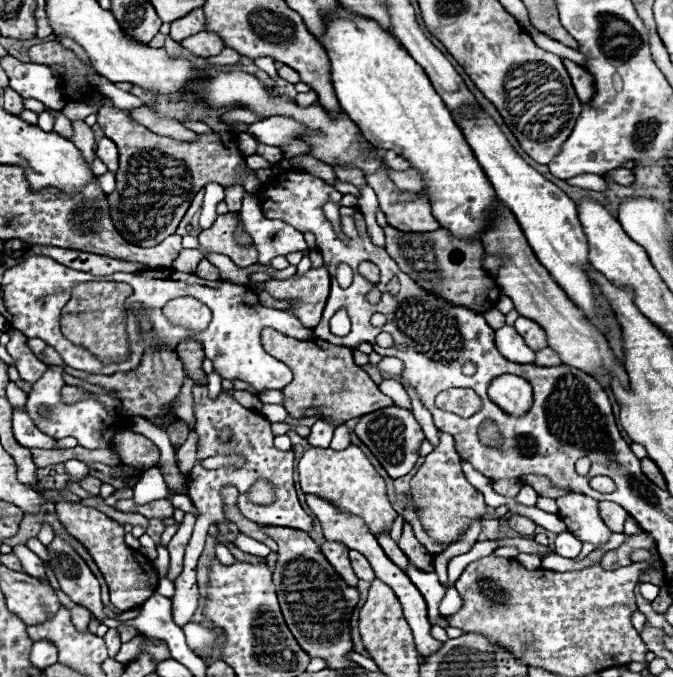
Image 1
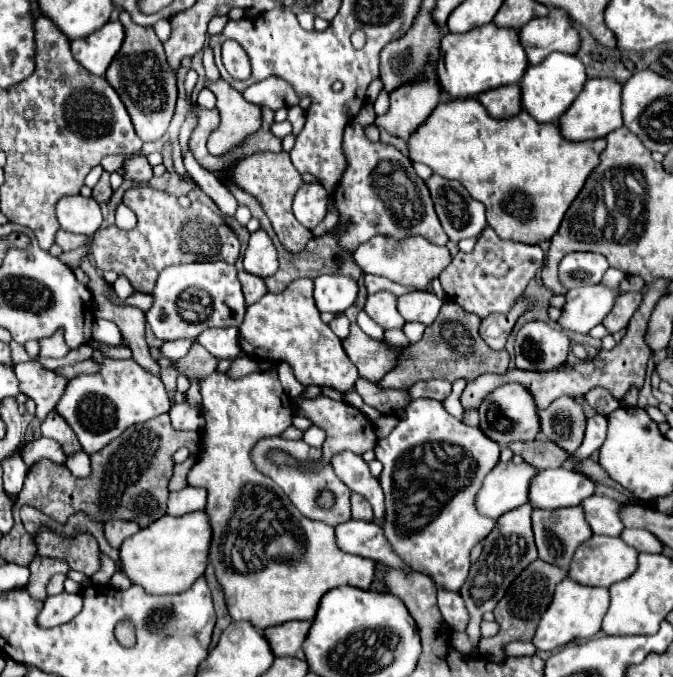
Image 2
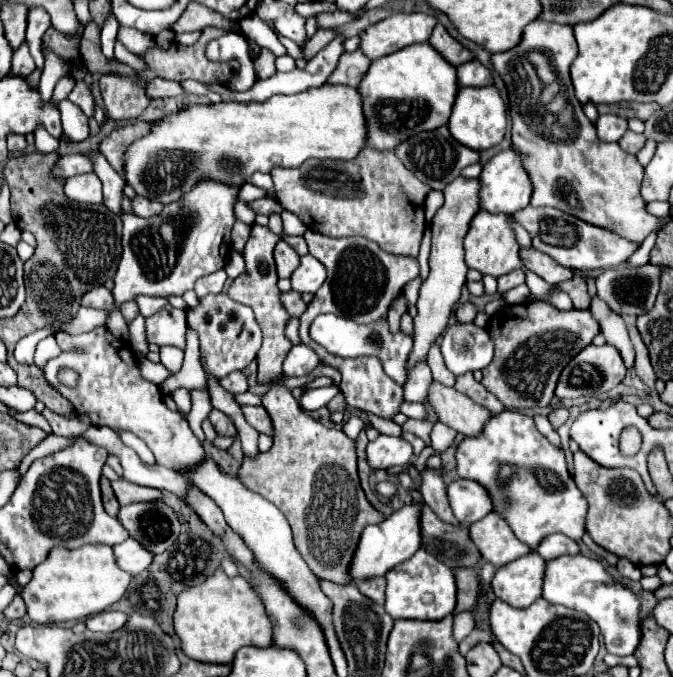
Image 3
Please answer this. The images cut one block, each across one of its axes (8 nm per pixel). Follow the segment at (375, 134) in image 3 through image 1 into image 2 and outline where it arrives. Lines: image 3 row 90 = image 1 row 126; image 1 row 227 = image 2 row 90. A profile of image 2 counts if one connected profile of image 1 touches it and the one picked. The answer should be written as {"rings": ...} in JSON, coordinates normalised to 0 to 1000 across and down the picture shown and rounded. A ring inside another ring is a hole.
{"rings":[[[722,35],[689,50],[663,50],[657,56],[648,109],[657,136],[669,139],[672,145],[701,145],[719,133],[767,124],[782,100],[785,86],[773,71],[770,47],[737,35]]]}

